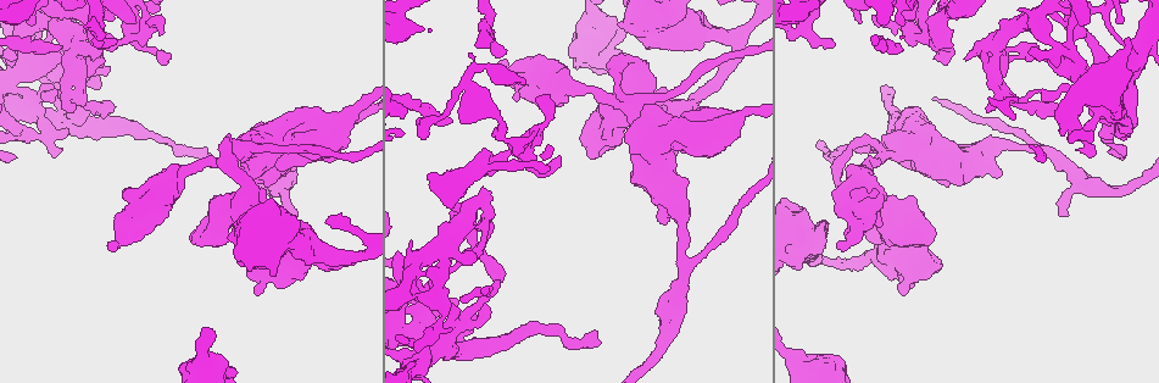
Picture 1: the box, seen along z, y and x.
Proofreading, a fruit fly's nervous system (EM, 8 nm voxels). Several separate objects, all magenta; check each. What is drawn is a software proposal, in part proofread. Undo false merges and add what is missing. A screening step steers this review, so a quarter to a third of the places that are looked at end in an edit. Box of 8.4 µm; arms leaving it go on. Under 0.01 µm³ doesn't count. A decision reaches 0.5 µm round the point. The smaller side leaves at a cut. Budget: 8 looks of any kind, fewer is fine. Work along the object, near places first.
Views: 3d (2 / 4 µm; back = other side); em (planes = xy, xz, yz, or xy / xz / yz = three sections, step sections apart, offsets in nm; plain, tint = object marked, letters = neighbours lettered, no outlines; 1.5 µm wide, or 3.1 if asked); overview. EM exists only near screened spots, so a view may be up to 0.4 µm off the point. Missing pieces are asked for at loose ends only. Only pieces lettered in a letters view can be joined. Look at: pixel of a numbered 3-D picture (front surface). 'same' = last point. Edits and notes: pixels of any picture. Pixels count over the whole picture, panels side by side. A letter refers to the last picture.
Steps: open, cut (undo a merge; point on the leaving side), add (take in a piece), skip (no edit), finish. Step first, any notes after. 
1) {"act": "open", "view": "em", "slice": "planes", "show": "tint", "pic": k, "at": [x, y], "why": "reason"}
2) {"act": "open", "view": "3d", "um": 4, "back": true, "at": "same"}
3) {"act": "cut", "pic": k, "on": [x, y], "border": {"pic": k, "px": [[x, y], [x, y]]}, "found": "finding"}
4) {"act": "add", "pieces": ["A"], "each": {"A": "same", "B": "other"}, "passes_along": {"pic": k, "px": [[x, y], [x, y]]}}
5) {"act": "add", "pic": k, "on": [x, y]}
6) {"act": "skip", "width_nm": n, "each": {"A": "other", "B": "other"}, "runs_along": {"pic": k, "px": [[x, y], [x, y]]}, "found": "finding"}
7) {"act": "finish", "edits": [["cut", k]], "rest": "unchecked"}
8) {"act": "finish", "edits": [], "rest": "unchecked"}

{"act": "open", "view": "em", "slice": "yz", "step": 4, "show": "tint", "pic": 1, "at": [1117, 152], "why": "an open end"}

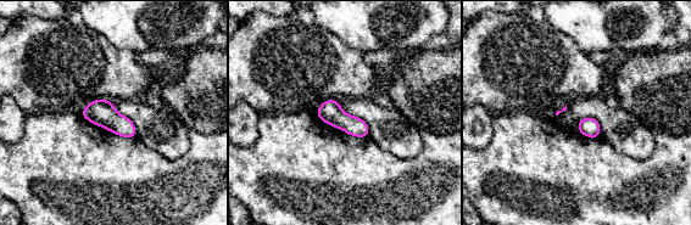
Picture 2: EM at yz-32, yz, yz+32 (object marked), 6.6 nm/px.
{"act": "open", "view": "em", "slice": "planes", "show": "letters", "at": "same", "why": "cut it another way"}

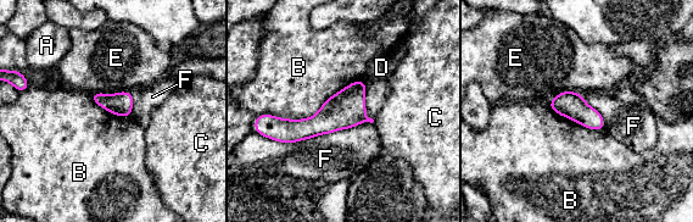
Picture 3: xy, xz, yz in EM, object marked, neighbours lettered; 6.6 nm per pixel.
{"act": "skip", "each": {"A": "other", "B": "other", "C": "other", "D": "other", "E": "other", "F": "other"}, "border": {"pic": 3, "px": [[362, 81], [312, 116], [260, 115]]}, "found": "no lettered piece goes on from it"}

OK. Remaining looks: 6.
{"act": "open", "view": "3d", "um": 2, "pic": 1, "at": [297, 214], "why": "branch stops here"}

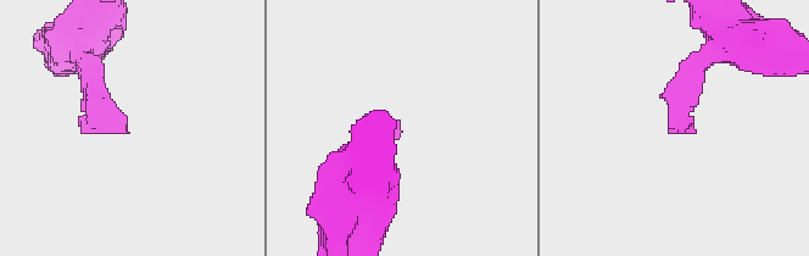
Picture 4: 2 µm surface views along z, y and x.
{"act": "open", "view": "em", "slice": "planes", "show": "letters", "pic": 4, "at": [397, 124], "why": "need the tissue"}

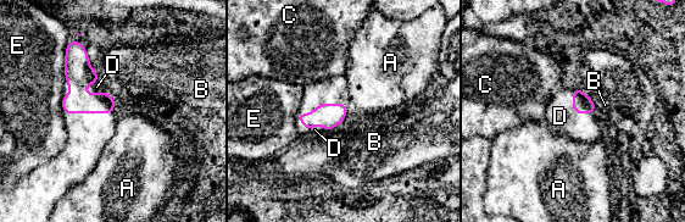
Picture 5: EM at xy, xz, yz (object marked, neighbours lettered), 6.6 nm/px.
{"act": "add", "pieces": ["D"], "each": {"A": "other", "B": "other", "C": "other", "D": "same", "E": "other"}, "passes_along": {"pic": 5, "px": [[327, 115], [321, 125], [315, 129]]}, "found": "it goes on there"}

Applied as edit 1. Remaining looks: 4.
{"act": "open", "view": "overview"}

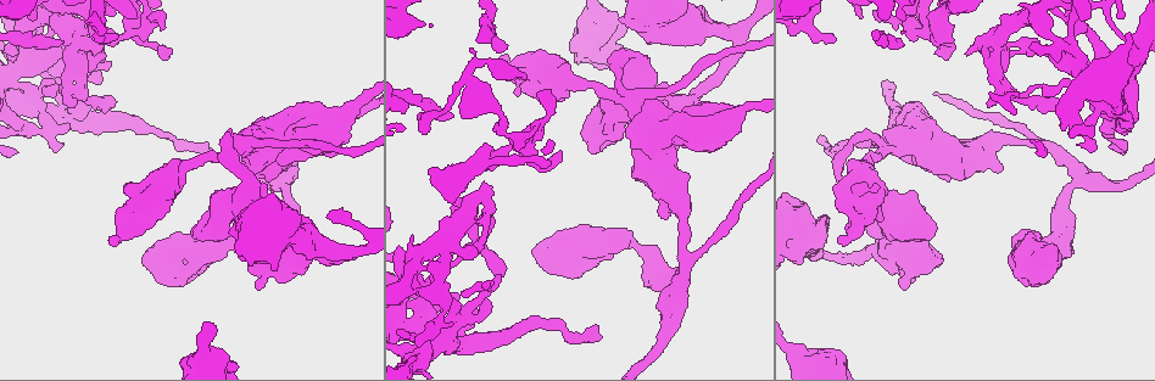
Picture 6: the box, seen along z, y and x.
{"act": "open", "view": "3d", "um": 2, "back": true, "pic": 6, "at": [821, 250], "why": "arms part here"}

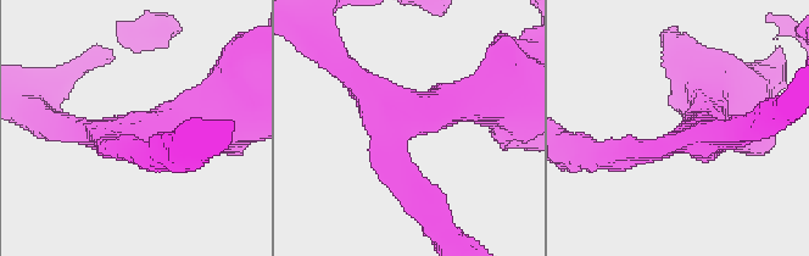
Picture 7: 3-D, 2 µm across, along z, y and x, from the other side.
{"act": "open", "view": "em", "slice": "planes", "show": "tint", "pic": 7, "at": [694, 138], "arms": 3, "arm_widths_nm": [220, 220, 400]}

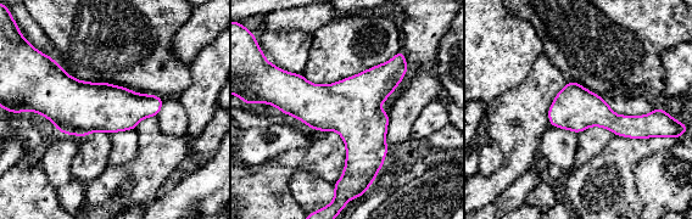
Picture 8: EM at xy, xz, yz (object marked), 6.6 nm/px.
{"act": "open", "view": "em", "slice": "planes", "show": "letters", "at": "same", "why": "what lies round it"}

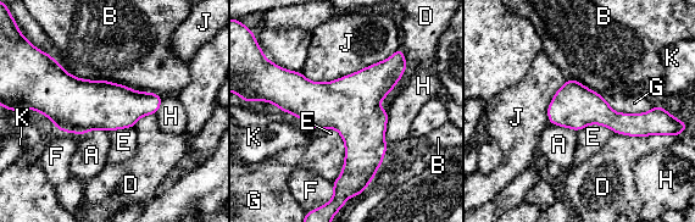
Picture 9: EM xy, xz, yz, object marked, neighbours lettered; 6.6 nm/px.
{"act": "skip", "each": {"A": "other", "B": "other", "D": "other", "E": "other", "F": "other", "G": "other", "H": "other", "J": "other", "K": "other"}, "border": {"pic": 9, "px": [[577, 129], [600, 123], [615, 132]]}, "found": "continuous, no second neuron"}

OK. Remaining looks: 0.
{"act": "finish", "edits": [["add", 5]], "rest": "unchecked"}

